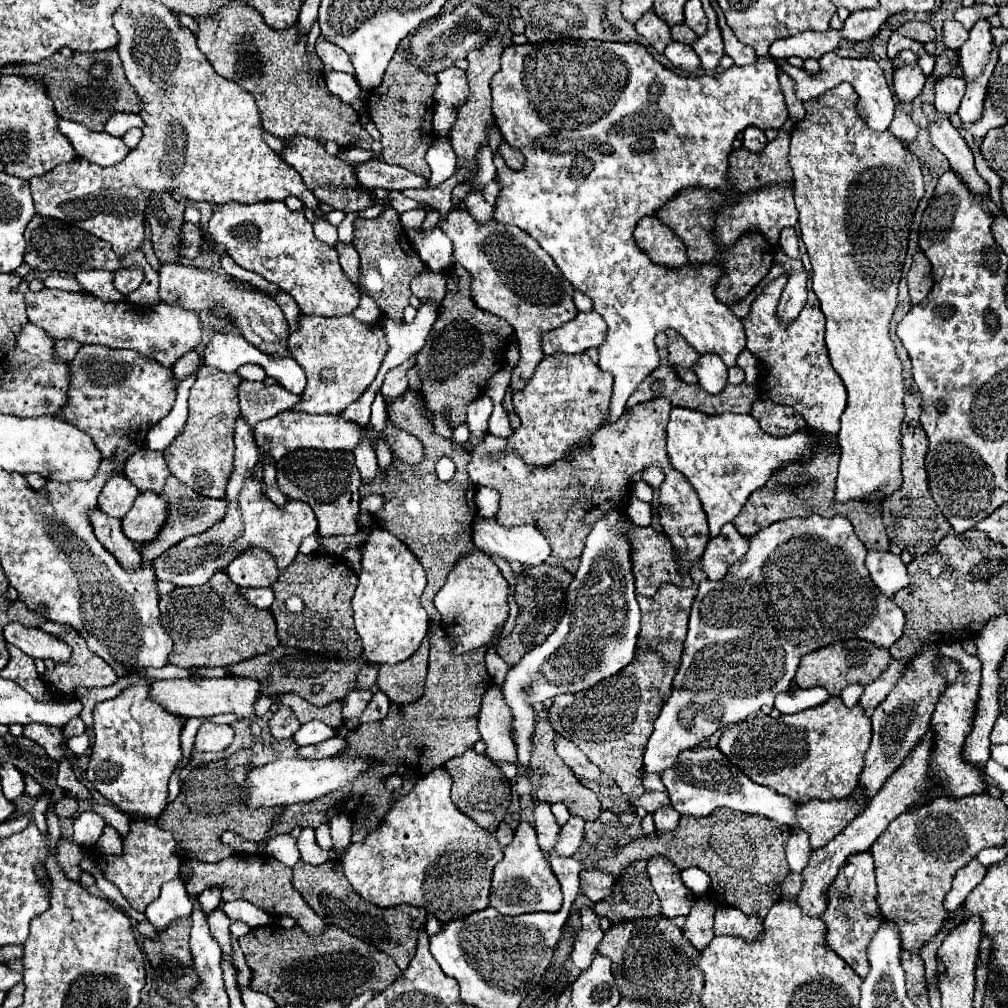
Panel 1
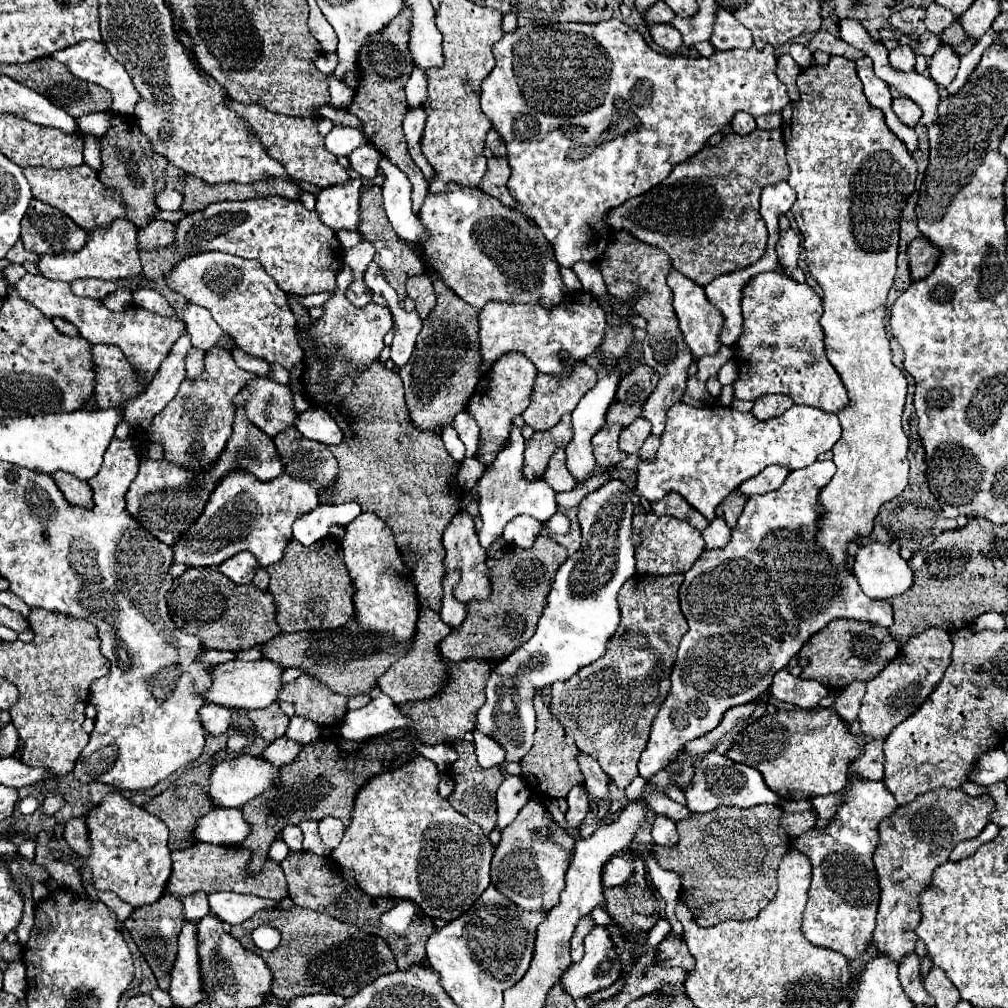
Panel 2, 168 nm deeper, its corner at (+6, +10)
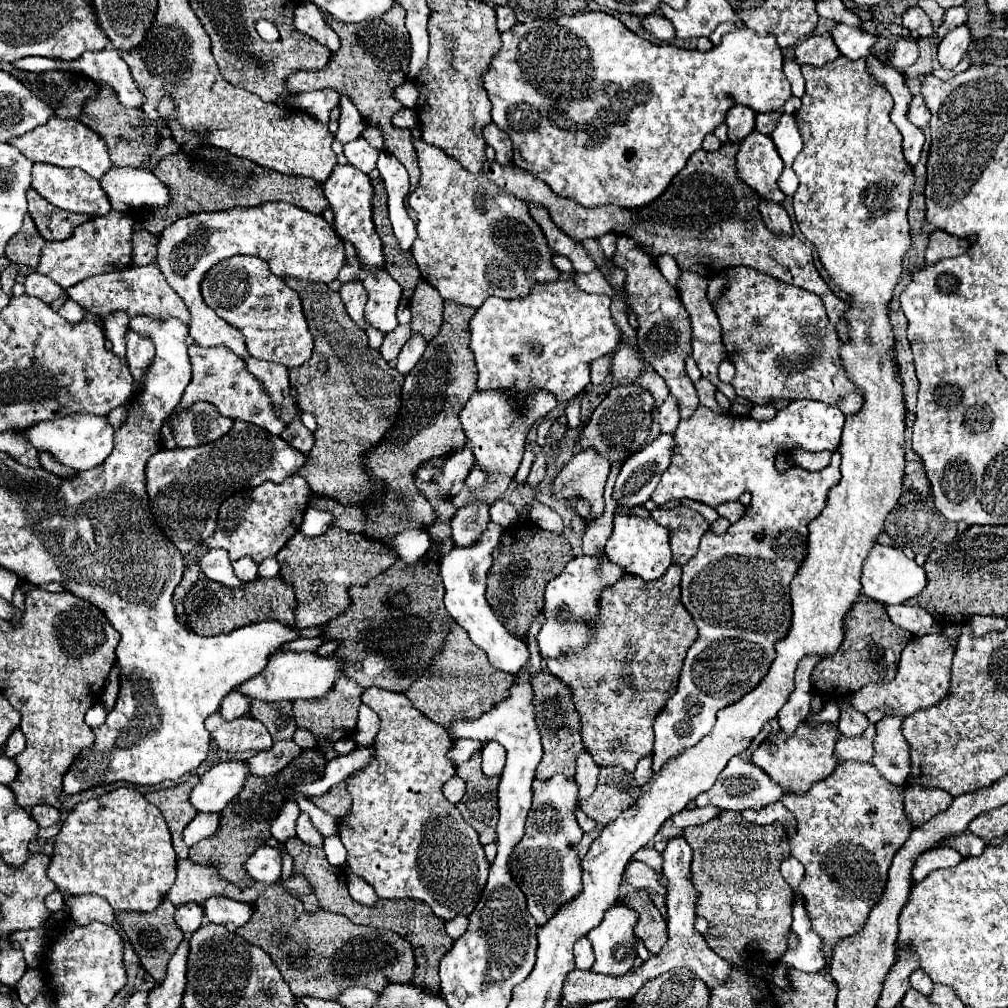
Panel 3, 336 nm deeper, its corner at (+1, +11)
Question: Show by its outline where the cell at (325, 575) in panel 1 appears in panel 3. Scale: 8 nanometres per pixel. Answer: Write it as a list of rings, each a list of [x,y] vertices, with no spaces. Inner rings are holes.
[[[336,525],[318,537],[308,537],[298,531],[286,547],[278,551],[276,559],[280,561],[280,577],[286,583],[292,583],[296,591],[296,627],[300,629],[328,623],[344,613],[350,605],[348,589],[354,585],[366,585],[396,561],[394,553],[384,543],[344,531]]]

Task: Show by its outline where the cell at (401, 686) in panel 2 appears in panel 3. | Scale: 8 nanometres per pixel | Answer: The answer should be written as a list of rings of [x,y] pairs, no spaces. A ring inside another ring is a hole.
[[[454,625],[446,637],[442,651],[438,653],[438,657],[434,657],[434,665],[414,681],[414,685],[406,691],[406,697],[420,713],[450,731],[450,723],[472,721],[490,711],[496,703],[510,695],[512,685],[514,675],[494,669],[486,659],[486,653],[470,641],[466,629]]]

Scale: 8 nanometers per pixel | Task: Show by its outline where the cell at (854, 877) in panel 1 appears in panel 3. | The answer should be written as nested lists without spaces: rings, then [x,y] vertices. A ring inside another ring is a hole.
[[[846,761],[834,769],[834,773],[818,781],[808,793],[788,793],[782,805],[794,813],[798,831],[790,837],[792,855],[804,865],[806,875],[800,883],[806,911],[812,919],[812,929],[824,939],[824,947],[834,947],[838,939],[854,935],[858,927],[866,923],[870,907],[878,903],[886,887],[886,871],[890,869],[892,857],[908,841],[912,825],[904,813],[904,787],[886,781],[880,771],[870,763]]]

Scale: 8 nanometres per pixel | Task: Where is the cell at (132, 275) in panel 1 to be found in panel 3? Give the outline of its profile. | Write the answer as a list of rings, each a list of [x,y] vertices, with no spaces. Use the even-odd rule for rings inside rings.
[[[110,211],[104,217],[88,219],[86,223],[74,229],[74,235],[70,235],[70,239],[46,243],[42,247],[42,255],[36,271],[40,275],[50,277],[60,287],[68,289],[78,281],[84,281],[86,277],[126,269],[132,257],[132,241],[130,241],[132,225],[134,219],[128,213],[120,213],[120,211]]]

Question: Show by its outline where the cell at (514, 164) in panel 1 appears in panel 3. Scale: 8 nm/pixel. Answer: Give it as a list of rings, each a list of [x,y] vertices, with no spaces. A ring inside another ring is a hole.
[[[488,123],[488,125],[482,129],[482,133],[484,133],[486,143],[488,143],[490,147],[494,147],[494,151],[496,151],[496,161],[498,161],[500,165],[508,165],[510,159],[512,159],[512,143],[510,143],[508,135],[506,135],[500,127],[496,127],[494,123]]]

